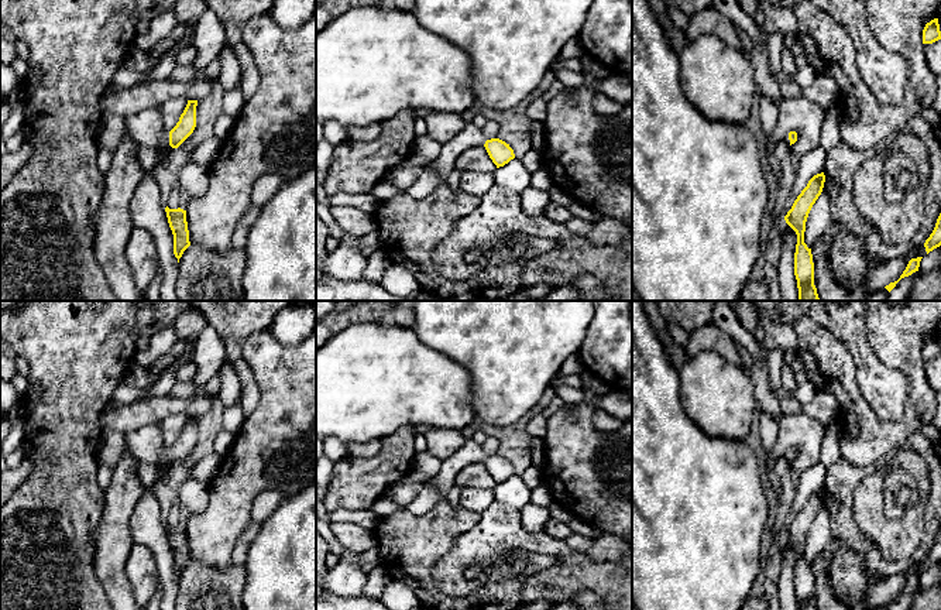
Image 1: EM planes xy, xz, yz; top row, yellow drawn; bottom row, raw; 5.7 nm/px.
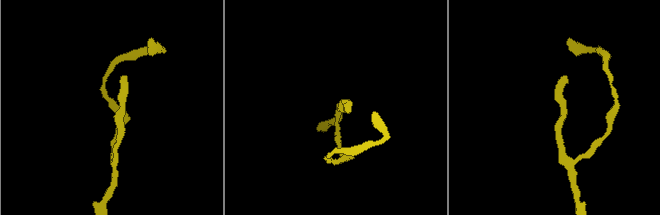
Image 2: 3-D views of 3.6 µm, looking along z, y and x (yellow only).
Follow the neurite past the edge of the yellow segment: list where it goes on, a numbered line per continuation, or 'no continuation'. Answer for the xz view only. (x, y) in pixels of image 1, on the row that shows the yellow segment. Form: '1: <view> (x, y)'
1: xz (471, 136)

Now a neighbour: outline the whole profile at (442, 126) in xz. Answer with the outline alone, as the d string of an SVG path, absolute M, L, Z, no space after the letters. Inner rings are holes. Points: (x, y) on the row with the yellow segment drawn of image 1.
M430 112L426 117L426 136L442 145L453 140L467 124L460 114L450 112Z

